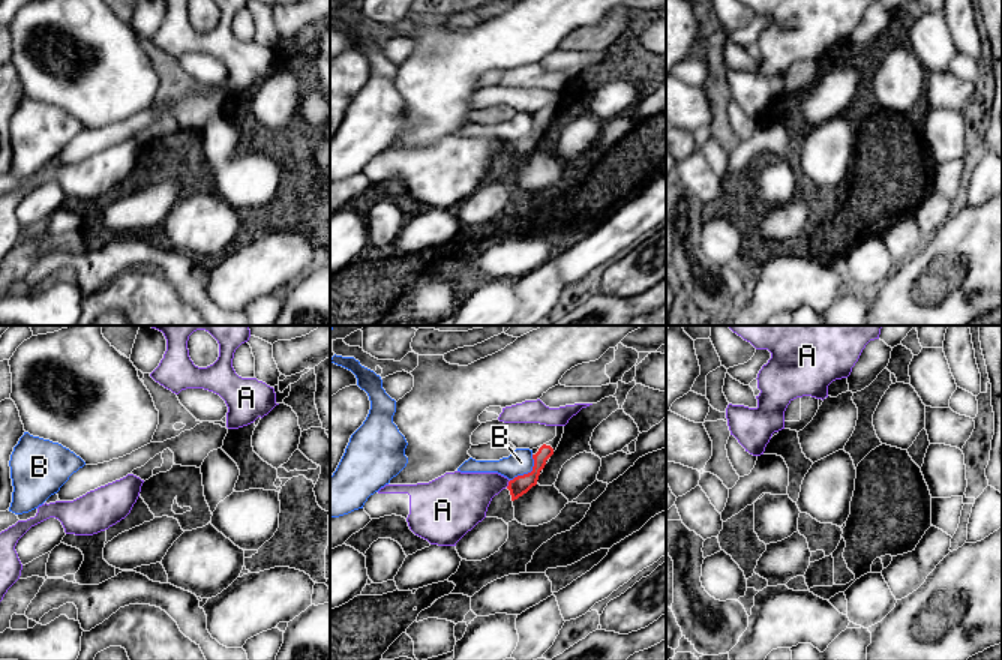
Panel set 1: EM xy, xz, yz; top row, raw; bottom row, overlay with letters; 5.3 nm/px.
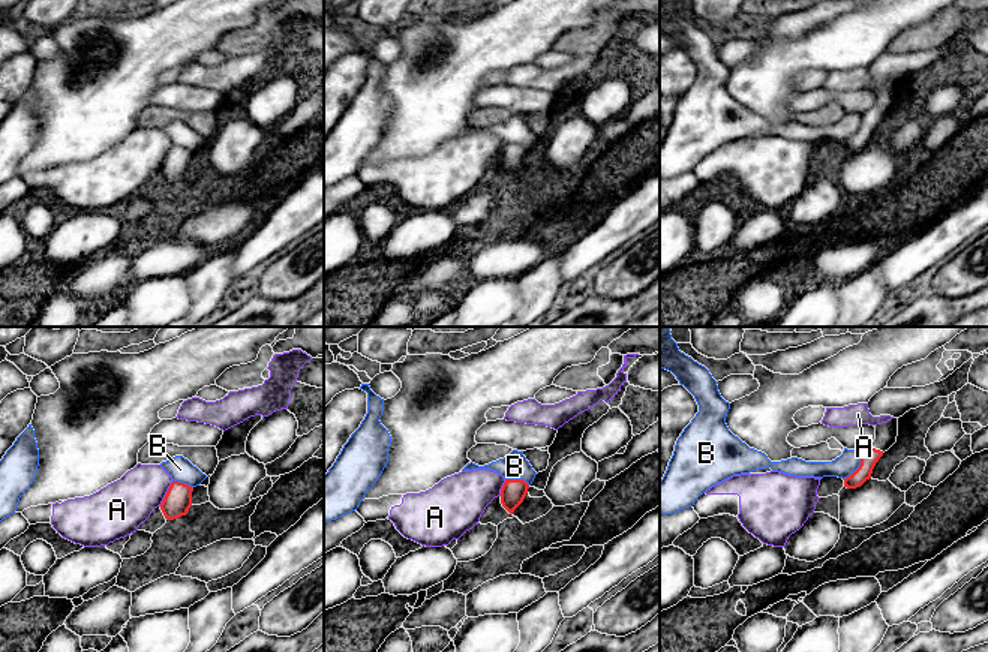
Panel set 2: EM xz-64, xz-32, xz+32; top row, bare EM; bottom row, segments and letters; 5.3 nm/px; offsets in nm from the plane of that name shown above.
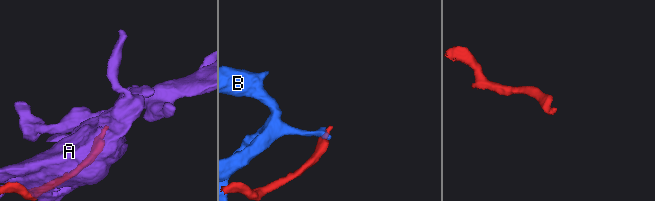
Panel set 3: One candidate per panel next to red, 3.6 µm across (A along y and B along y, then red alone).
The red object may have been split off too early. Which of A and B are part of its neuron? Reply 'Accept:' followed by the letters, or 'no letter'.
Accept: no letter

